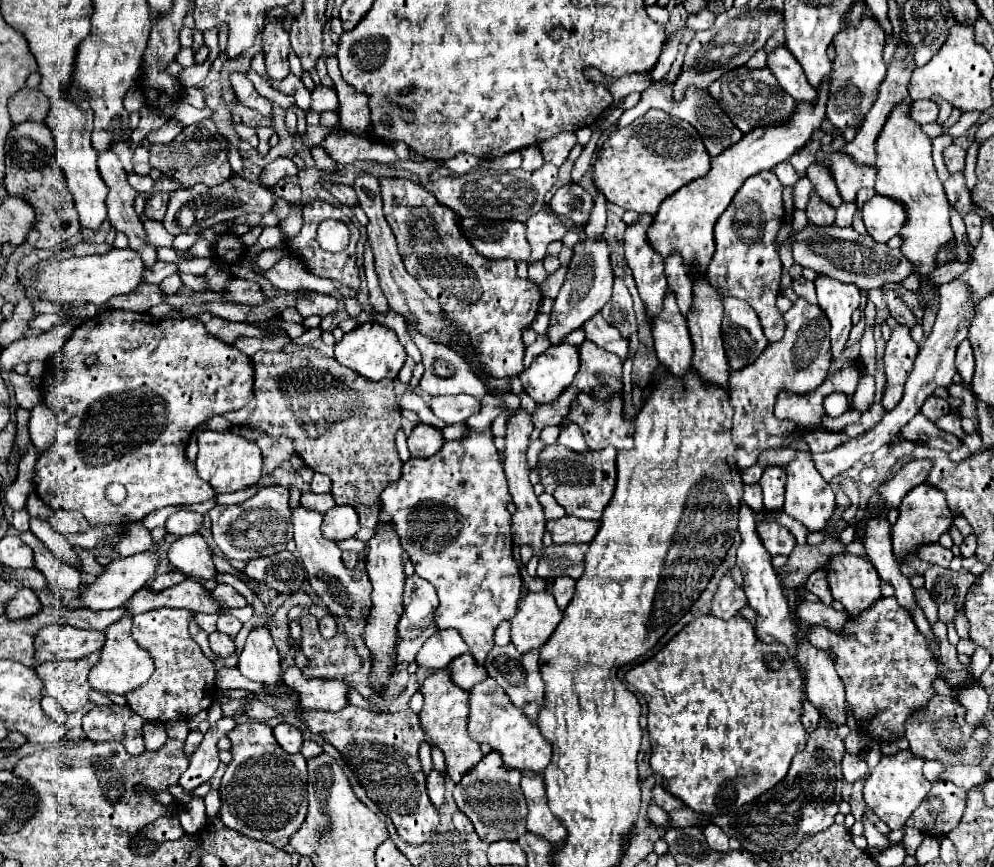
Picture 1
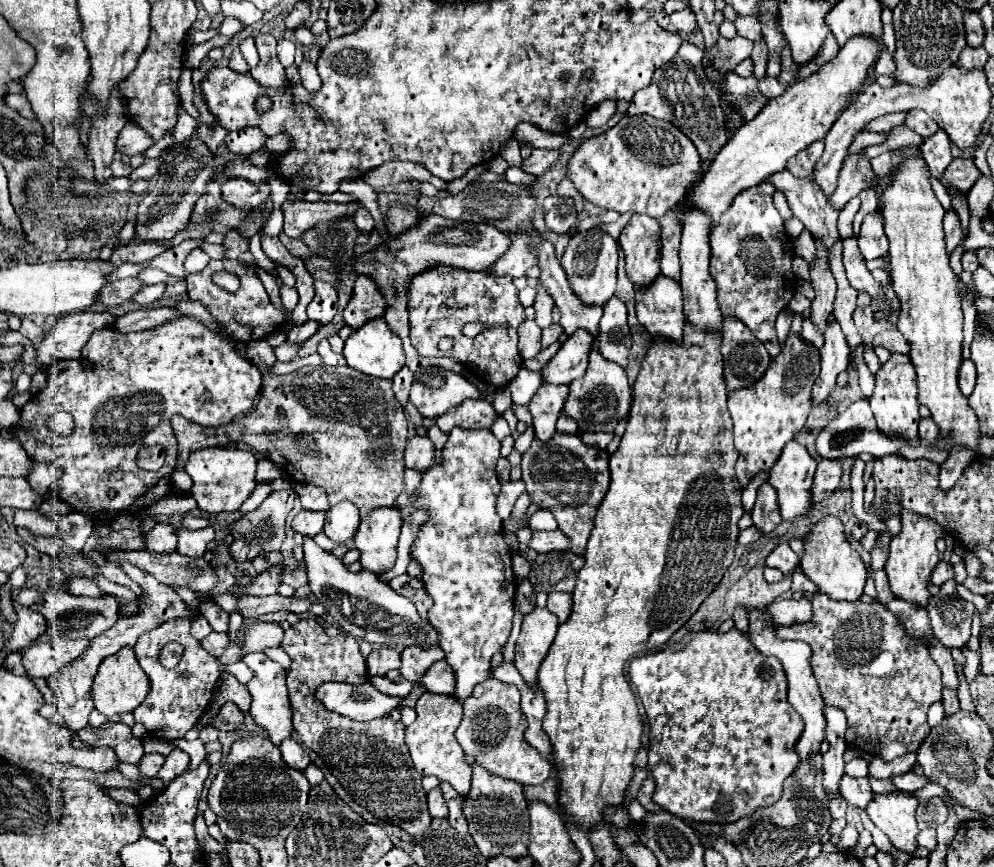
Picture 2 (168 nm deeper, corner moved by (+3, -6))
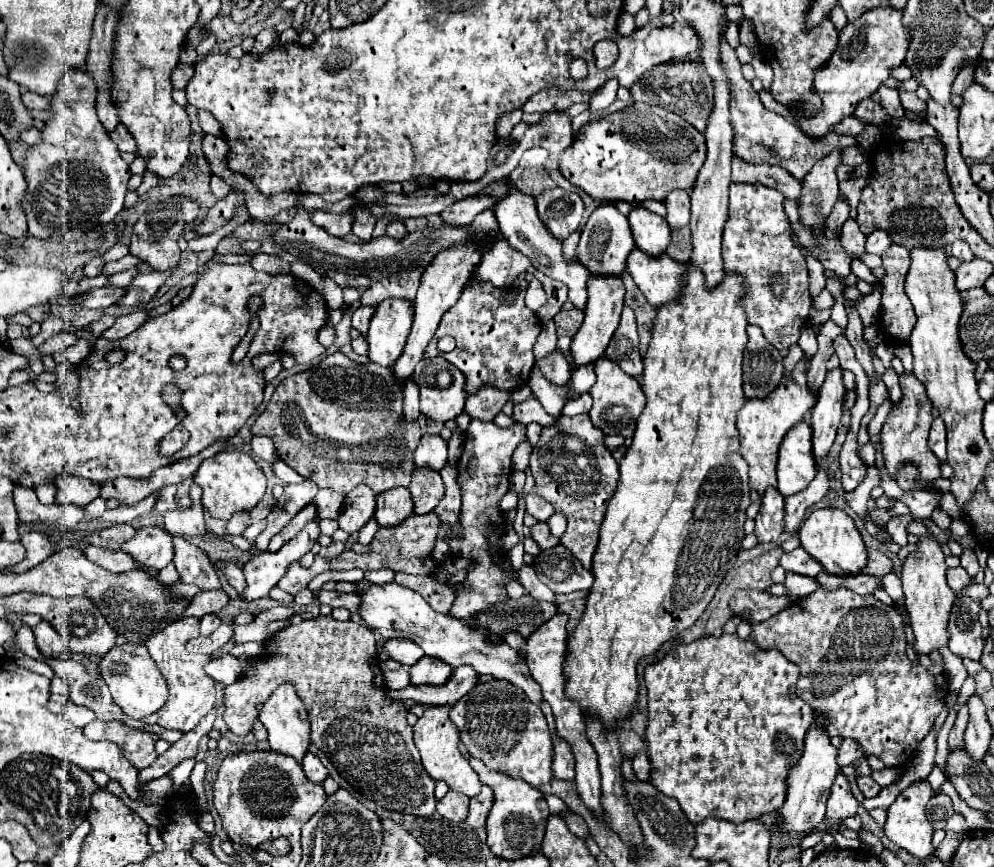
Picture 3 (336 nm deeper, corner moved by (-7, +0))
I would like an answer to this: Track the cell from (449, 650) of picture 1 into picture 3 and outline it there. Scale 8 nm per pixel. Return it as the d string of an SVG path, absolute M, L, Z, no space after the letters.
M402 638L388 640L388 642L384 644L384 652L386 652L392 660L400 662L400 664L406 666L406 668L414 666L414 664L424 656L422 648L418 648L418 646L416 646L414 642L410 642L410 640L402 640Z

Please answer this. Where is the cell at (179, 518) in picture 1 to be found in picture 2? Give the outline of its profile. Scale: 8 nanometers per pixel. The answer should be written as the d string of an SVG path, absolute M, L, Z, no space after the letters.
M156 524L146 534L146 550L154 554L174 552L176 542L178 542L178 528L174 524Z

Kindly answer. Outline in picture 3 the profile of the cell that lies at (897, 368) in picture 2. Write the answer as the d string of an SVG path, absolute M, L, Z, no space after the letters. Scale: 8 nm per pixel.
M904 372L900 376L900 386L904 392L904 398L898 406L892 408L892 412L888 414L884 426L882 426L882 454L884 454L884 464L888 470L888 476L896 480L898 476L898 468L902 468L902 464L914 464L918 468L918 484L926 486L928 482L940 478L940 460L930 452L928 448L928 430L932 424L932 404L926 396L926 388L922 384L918 384L918 378Z

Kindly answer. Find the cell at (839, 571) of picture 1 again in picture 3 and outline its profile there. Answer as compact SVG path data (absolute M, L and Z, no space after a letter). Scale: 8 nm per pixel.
M820 508L820 510L812 510L808 514L808 518L804 520L804 524L798 530L800 536L800 546L814 556L826 572L830 574L858 574L864 566L866 566L866 546L862 542L860 532L854 526L854 520L838 508Z

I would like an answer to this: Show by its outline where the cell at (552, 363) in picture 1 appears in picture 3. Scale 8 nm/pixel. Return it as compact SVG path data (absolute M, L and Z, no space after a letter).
M590 274L590 284L588 284L588 302L586 302L586 318L578 330L578 334L572 338L572 356L574 356L574 362L578 366L584 366L584 364L590 364L590 362L596 362L612 334L616 332L618 324L620 324L620 314L622 314L622 308L624 308L624 282L620 276L598 276L598 274Z

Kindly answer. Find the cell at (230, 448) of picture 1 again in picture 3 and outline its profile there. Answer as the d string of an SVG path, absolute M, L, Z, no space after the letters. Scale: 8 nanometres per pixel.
M218 452L204 460L194 474L194 482L202 488L202 506L212 518L230 520L234 512L252 510L266 492L266 476L250 454L244 452Z

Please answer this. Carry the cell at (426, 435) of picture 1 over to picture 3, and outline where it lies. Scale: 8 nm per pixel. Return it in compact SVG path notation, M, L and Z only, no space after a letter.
M424 434L418 448L414 450L414 464L416 466L440 470L440 468L444 468L446 458L448 458L446 440L440 436L434 436L434 434Z

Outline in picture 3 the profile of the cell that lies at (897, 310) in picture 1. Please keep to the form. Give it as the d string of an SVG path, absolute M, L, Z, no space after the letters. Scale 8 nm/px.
M848 218L846 224L842 226L840 242L842 242L842 246L844 246L848 252L864 252L866 236L860 232L860 228L858 228L858 224L856 224L854 218Z

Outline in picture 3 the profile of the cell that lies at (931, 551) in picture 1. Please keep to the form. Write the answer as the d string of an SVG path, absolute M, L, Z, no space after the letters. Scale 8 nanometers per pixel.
M958 566L958 568L950 568L948 570L948 586L952 590L962 590L962 588L970 586L970 582L972 582L972 578L966 574L964 568Z

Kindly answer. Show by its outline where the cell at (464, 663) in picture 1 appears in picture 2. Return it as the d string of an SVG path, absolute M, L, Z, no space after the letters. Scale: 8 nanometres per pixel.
M444 660L434 662L420 678L420 684L434 694L452 694L452 686L456 686L456 682L452 682L452 666Z

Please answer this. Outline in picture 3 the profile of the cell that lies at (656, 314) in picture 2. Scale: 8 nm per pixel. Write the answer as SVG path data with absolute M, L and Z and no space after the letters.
M634 248L626 260L626 270L650 304L662 306L680 298L686 266L668 258L668 254L646 256Z

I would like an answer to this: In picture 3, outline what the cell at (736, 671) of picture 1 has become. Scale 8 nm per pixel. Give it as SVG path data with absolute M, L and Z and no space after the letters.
M722 634L720 638L704 636L690 644L680 644L670 650L660 662L646 666L644 680L648 688L648 722L646 722L646 748L650 758L650 780L652 784L666 796L678 800L682 812L692 824L700 824L706 818L720 818L730 822L744 822L752 818L760 818L764 814L778 812L786 800L786 776L794 764L802 758L802 744L804 736L814 722L814 710L796 696L796 680L798 680L798 666L786 660L778 650L760 650L750 640L740 640L736 634Z

